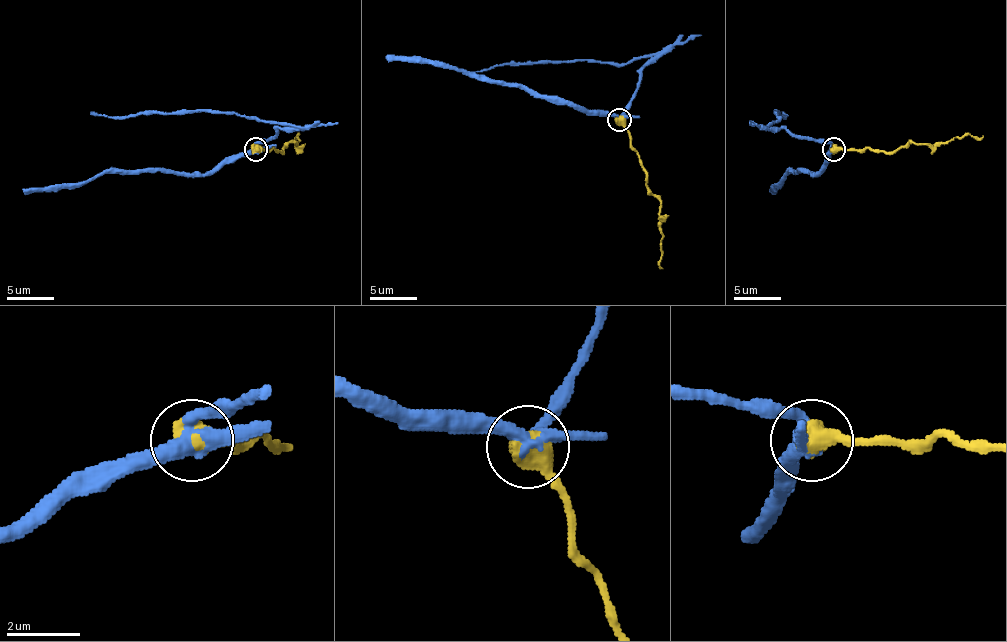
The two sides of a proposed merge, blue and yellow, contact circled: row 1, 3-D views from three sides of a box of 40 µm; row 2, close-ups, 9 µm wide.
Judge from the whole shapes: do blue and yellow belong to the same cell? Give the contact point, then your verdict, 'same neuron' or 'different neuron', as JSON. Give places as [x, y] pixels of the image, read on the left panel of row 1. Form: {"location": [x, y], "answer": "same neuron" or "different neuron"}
{"location": [256, 149], "answer": "different neuron"}

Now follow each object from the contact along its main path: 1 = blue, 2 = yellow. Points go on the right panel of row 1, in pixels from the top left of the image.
1: (833, 149), (772, 125), (777, 120), (777, 111), (786, 116), (782, 111)
2: (833, 149), (896, 151), (911, 142), (948, 144), (967, 135), (983, 137)

